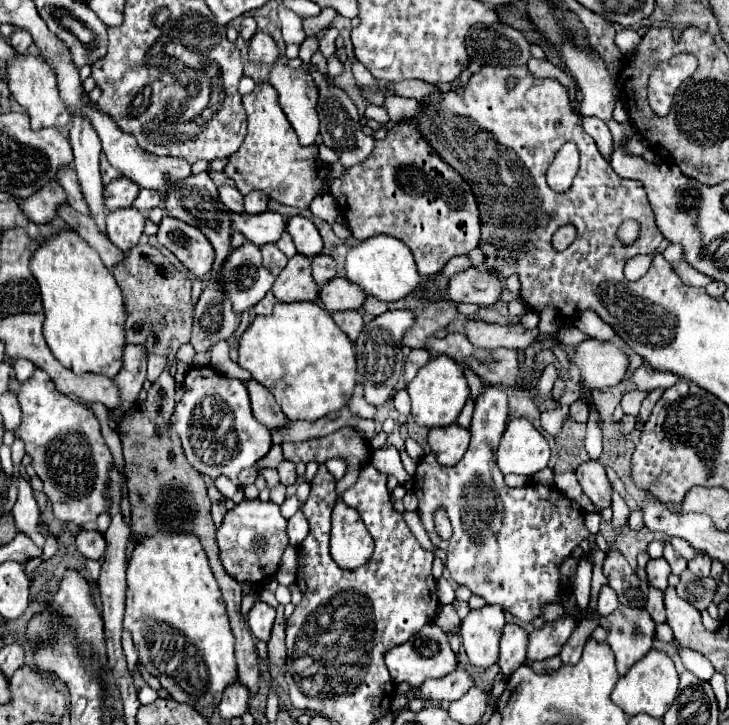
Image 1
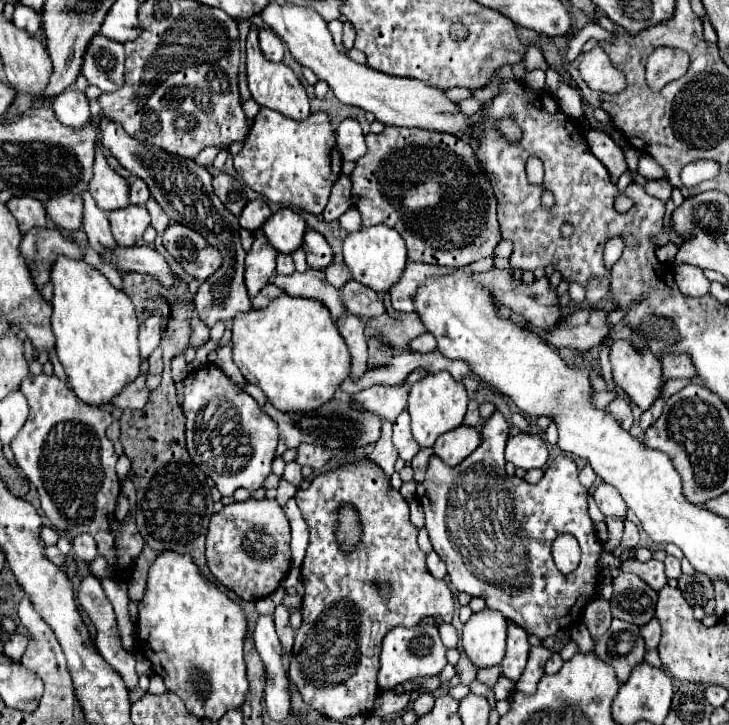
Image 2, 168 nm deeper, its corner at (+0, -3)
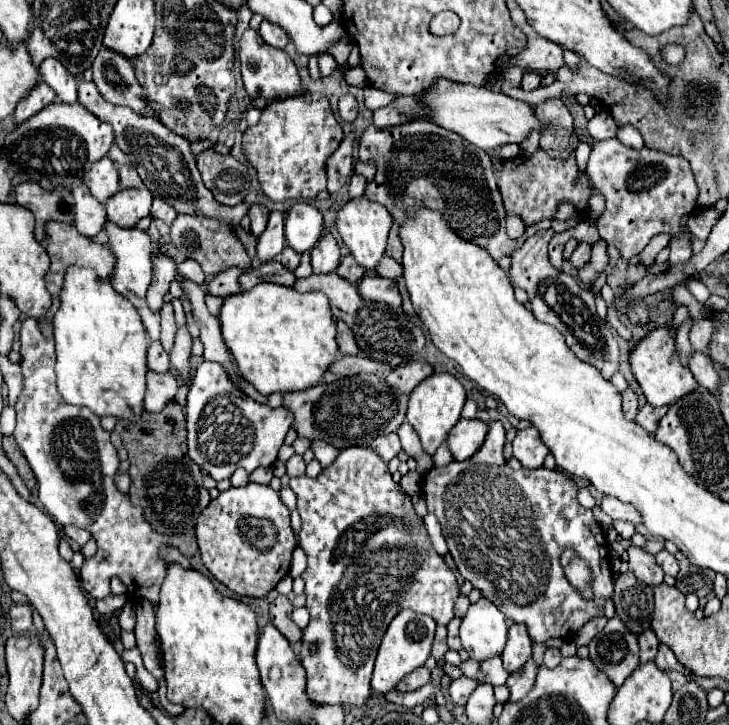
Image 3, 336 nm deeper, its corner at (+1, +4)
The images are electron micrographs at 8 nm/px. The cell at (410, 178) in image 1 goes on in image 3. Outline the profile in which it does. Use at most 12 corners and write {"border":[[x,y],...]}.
{"border":[[427,120],[369,126],[365,198],[509,256],[491,156]]}

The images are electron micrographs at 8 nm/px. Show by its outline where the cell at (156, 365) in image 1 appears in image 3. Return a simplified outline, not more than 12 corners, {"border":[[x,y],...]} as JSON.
{"border":[[151,342],[147,366],[153,372],[169,370],[169,354],[161,342]]}

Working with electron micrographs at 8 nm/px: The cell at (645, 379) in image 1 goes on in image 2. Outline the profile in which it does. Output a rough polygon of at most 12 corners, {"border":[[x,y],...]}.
{"border":[[664,355],[666,379],[696,375],[688,355]]}

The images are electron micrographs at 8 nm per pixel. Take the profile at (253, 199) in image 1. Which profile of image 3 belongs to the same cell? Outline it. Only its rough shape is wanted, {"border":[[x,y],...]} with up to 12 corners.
{"border":[[253,204],[247,212],[251,234],[259,236],[267,226],[269,210],[265,204]]}

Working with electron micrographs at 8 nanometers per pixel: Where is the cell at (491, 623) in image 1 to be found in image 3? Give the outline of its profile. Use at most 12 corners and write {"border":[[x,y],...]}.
{"border":[[491,600],[469,606],[461,642],[473,660],[503,652],[509,622]]}

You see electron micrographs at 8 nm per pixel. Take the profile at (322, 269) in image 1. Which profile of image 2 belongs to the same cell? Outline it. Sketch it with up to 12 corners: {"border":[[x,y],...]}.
{"border":[[332,263],[324,269],[328,283],[340,289],[352,279],[346,263]]}

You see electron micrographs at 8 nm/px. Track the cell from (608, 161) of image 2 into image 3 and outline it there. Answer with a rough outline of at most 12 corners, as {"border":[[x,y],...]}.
{"border":[[597,140],[599,236],[623,260],[681,236],[697,184],[681,156]]}

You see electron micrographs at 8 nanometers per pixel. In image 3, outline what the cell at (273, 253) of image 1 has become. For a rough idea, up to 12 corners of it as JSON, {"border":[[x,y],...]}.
{"border":[[285,246],[279,262],[295,270],[301,256],[293,248]]}

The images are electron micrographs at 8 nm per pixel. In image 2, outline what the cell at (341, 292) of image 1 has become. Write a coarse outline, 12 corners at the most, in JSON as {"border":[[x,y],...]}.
{"border":[[350,281],[340,291],[348,313],[386,313],[380,295]]}

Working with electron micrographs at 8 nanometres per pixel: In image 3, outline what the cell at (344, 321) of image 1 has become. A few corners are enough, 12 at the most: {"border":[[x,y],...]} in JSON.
{"border":[[343,320],[337,322],[337,344],[343,356],[359,352],[355,336]]}

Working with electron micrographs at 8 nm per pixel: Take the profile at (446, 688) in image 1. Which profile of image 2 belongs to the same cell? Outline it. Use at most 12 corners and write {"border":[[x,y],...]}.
{"border":[[462,653],[456,665],[462,685],[476,679],[478,667]]}

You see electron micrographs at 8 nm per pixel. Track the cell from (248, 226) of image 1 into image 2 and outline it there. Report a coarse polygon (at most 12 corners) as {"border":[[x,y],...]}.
{"border":[[280,209],[262,233],[280,253],[304,243],[306,221],[292,209]]}

